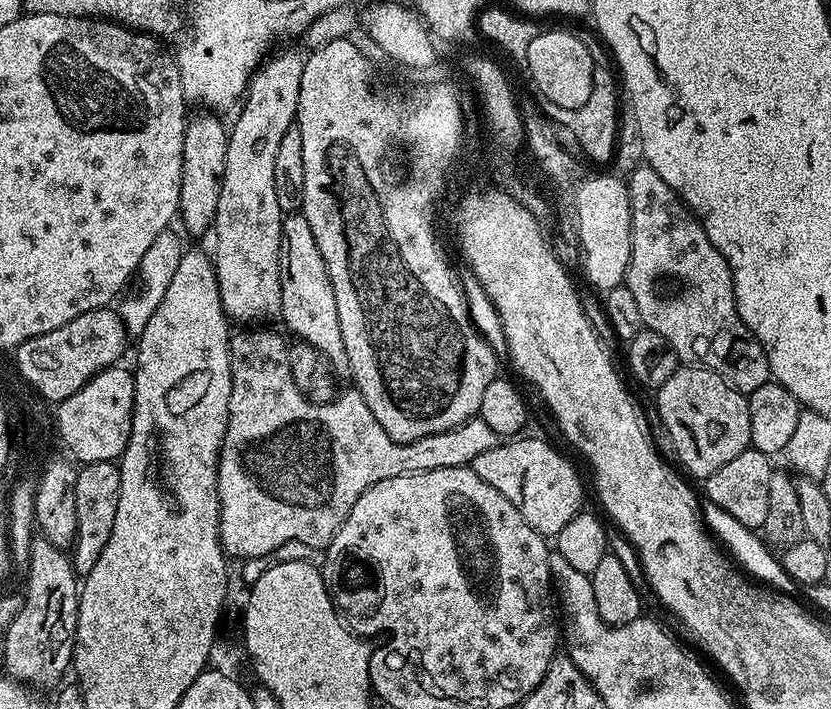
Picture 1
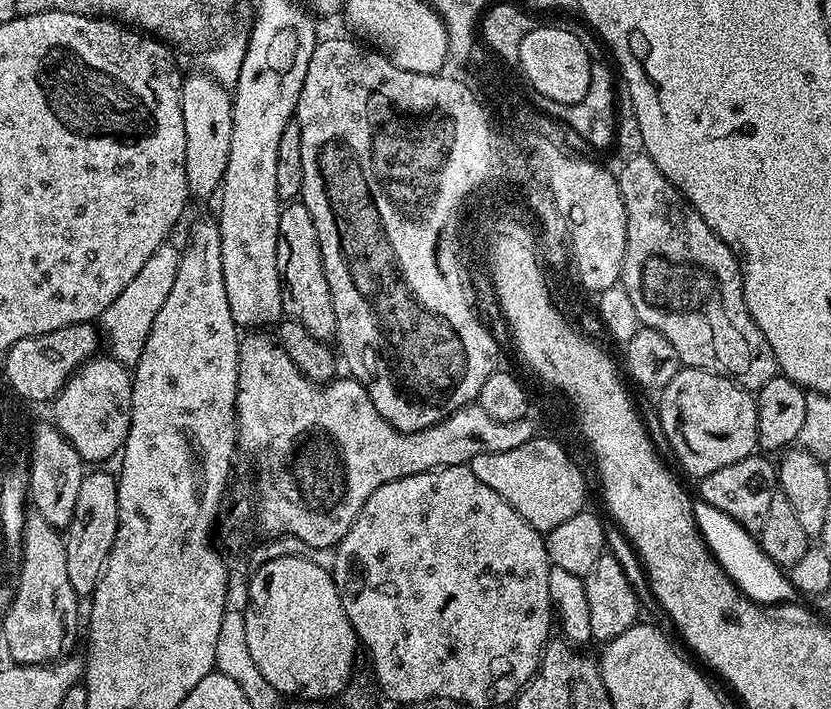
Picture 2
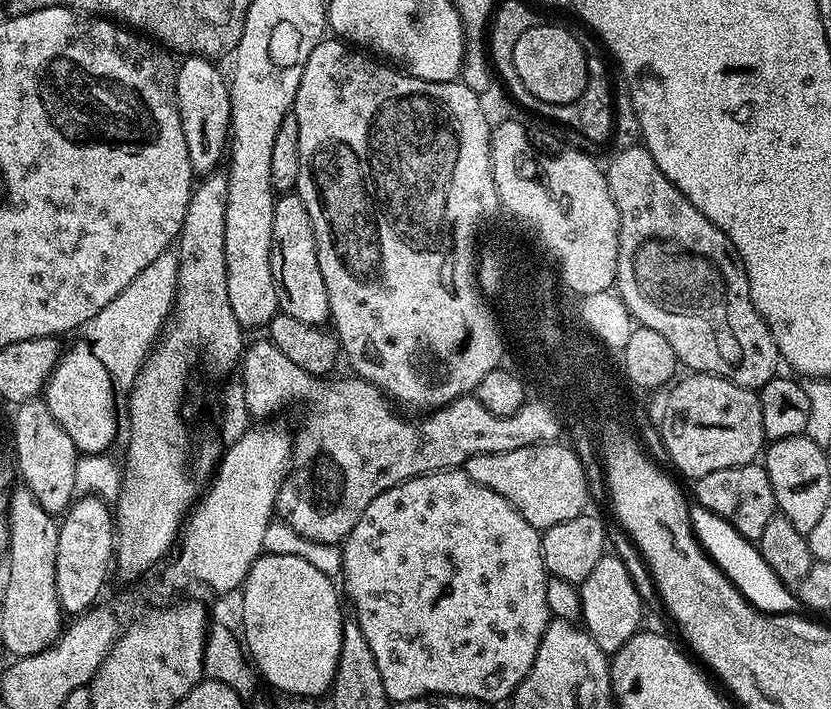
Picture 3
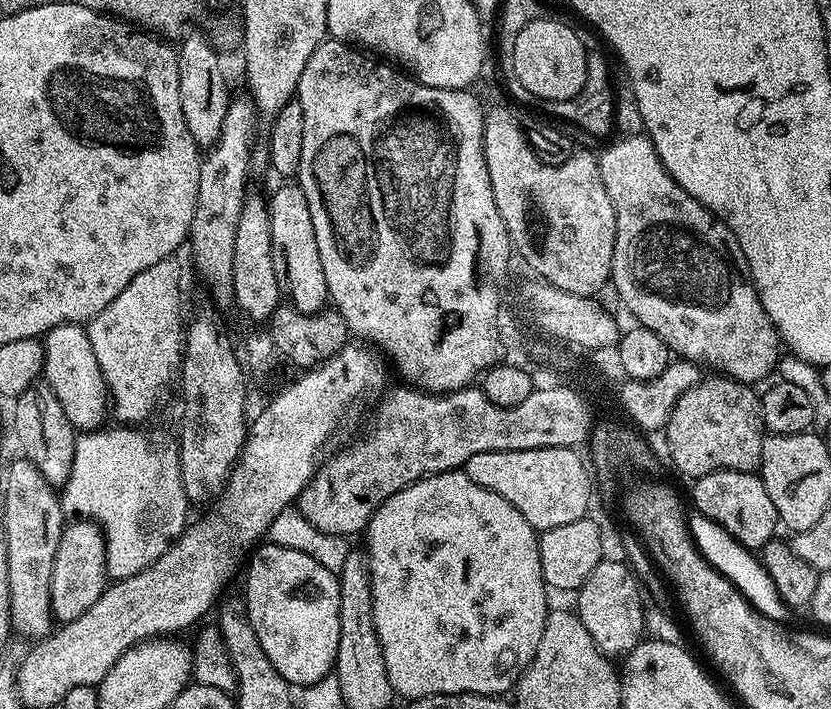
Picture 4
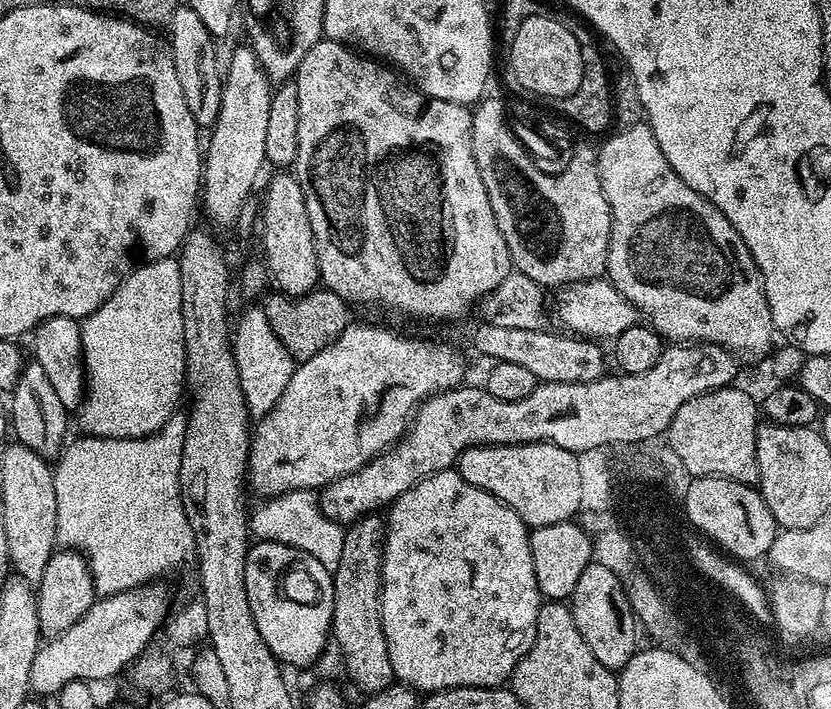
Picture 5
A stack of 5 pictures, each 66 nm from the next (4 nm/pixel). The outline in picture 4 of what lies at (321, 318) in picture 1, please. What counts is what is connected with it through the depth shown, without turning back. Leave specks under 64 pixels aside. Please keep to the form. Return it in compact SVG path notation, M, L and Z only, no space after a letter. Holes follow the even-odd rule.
M284 182L267 201L272 239L274 274L283 295L291 307L299 312L319 312L329 303L326 274L322 274L322 258L318 254L318 238L314 238L314 218L310 218L310 205L299 183Z

